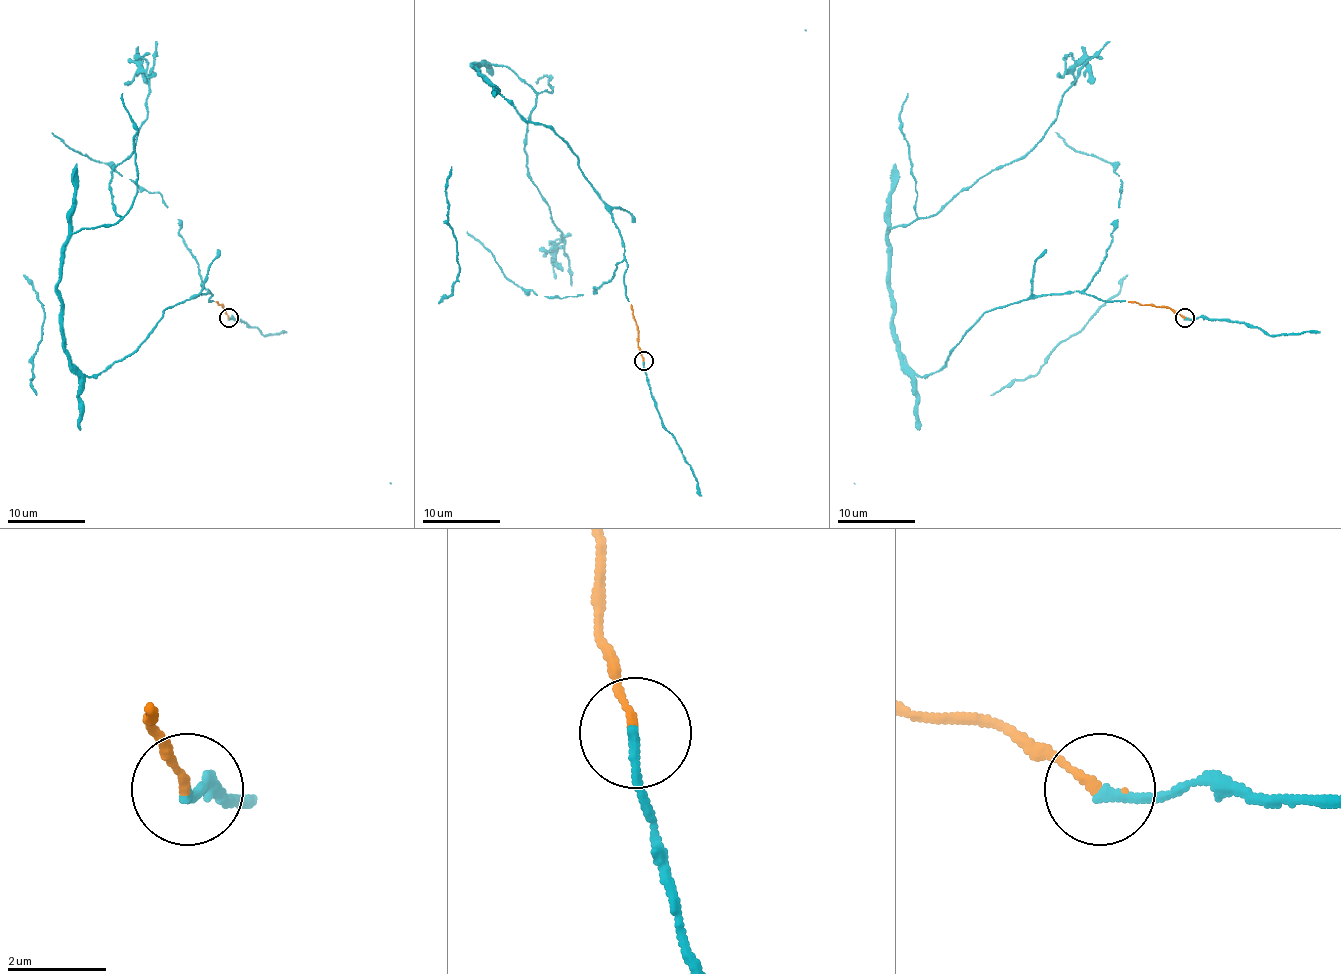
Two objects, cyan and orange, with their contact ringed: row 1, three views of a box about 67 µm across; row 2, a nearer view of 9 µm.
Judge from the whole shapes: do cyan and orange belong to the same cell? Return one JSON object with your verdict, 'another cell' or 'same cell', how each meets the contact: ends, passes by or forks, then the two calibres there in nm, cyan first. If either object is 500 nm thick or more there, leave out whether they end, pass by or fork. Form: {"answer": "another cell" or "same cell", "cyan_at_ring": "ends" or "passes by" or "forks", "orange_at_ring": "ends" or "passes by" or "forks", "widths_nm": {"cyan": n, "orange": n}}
{"answer": "same cell", "cyan_at_ring": "ends", "orange_at_ring": "ends", "widths_nm": {"cyan": 190, "orange": 150}}

